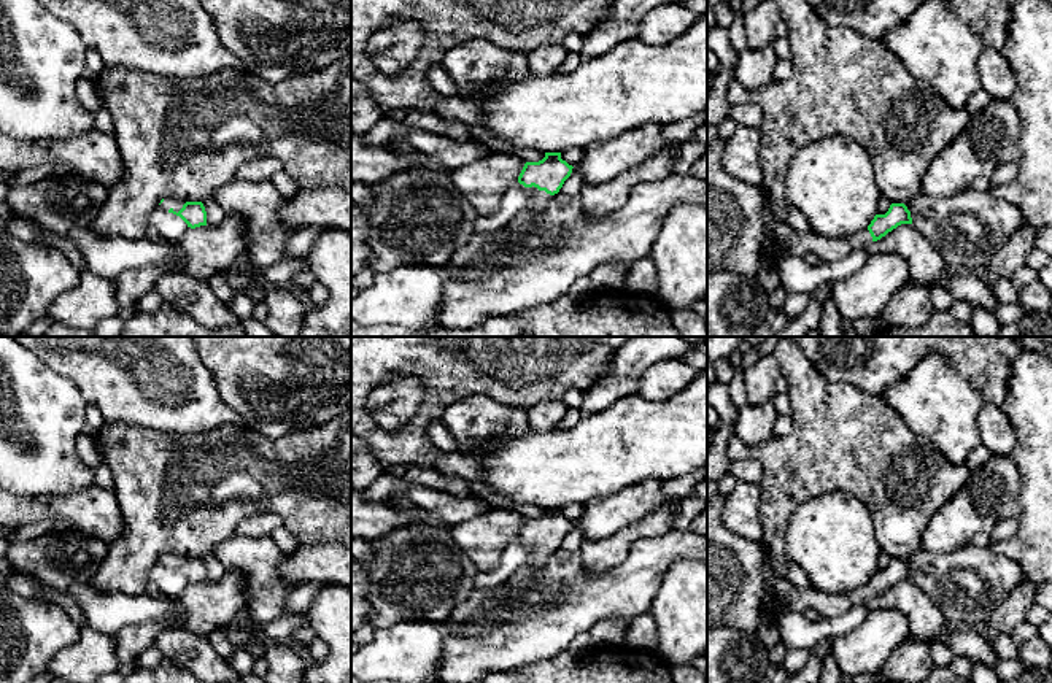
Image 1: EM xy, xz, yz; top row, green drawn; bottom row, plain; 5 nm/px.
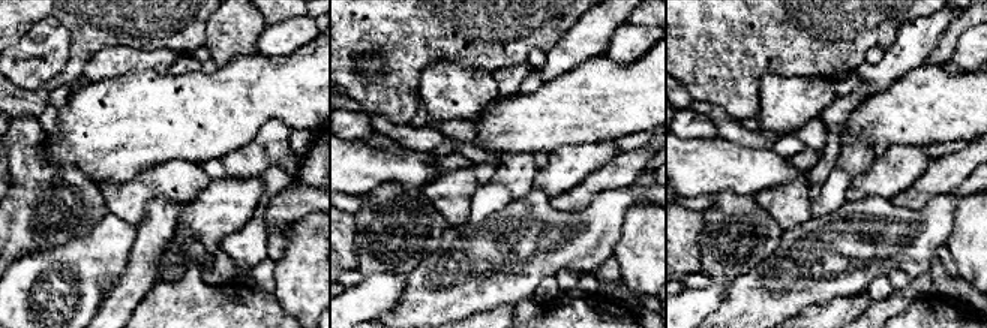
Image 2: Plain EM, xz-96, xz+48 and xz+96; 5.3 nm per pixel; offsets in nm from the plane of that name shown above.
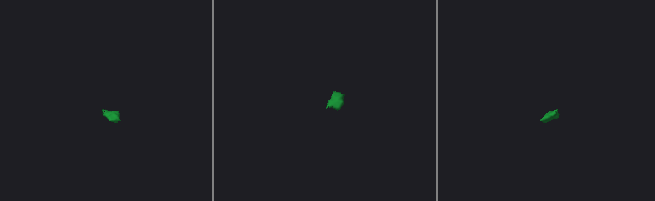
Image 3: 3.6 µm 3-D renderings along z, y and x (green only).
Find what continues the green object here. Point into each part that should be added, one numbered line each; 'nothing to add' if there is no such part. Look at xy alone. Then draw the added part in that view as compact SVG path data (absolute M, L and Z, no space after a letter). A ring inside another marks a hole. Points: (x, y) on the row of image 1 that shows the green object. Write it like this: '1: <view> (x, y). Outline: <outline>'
1: xy (169, 202). Outline: M165 197L164 202L159 205L159 208L164 211L168 211L172 208L173 211L178 213L184 203L186 202L183 202L183 200Z

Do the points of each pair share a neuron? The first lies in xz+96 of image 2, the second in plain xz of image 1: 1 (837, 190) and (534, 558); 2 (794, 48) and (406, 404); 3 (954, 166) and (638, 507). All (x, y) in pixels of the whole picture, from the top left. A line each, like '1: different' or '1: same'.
1: different
2: different
3: different

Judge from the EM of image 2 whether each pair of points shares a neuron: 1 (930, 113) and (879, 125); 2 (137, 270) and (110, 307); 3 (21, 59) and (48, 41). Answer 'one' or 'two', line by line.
1: one
2: one
3: one

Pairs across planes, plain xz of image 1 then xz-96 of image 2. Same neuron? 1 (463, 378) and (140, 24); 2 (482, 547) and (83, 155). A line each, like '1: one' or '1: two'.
1: one
2: two

